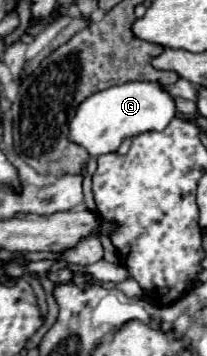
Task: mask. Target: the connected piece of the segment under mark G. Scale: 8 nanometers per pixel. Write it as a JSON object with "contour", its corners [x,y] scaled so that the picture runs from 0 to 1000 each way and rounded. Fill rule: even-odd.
{"contour":[[[594,233],[565,244],[527,244],[507,256],[449,261],[382,301],[362,329],[333,346],[333,396],[401,407],[430,430],[420,494],[401,506],[406,565],[435,593],[478,598],[444,539],[444,489],[459,458],[507,430],[556,430],[604,390],[643,390],[700,368],[787,368],[816,340],[845,329],[836,272],[787,256],[778,233]]]}

